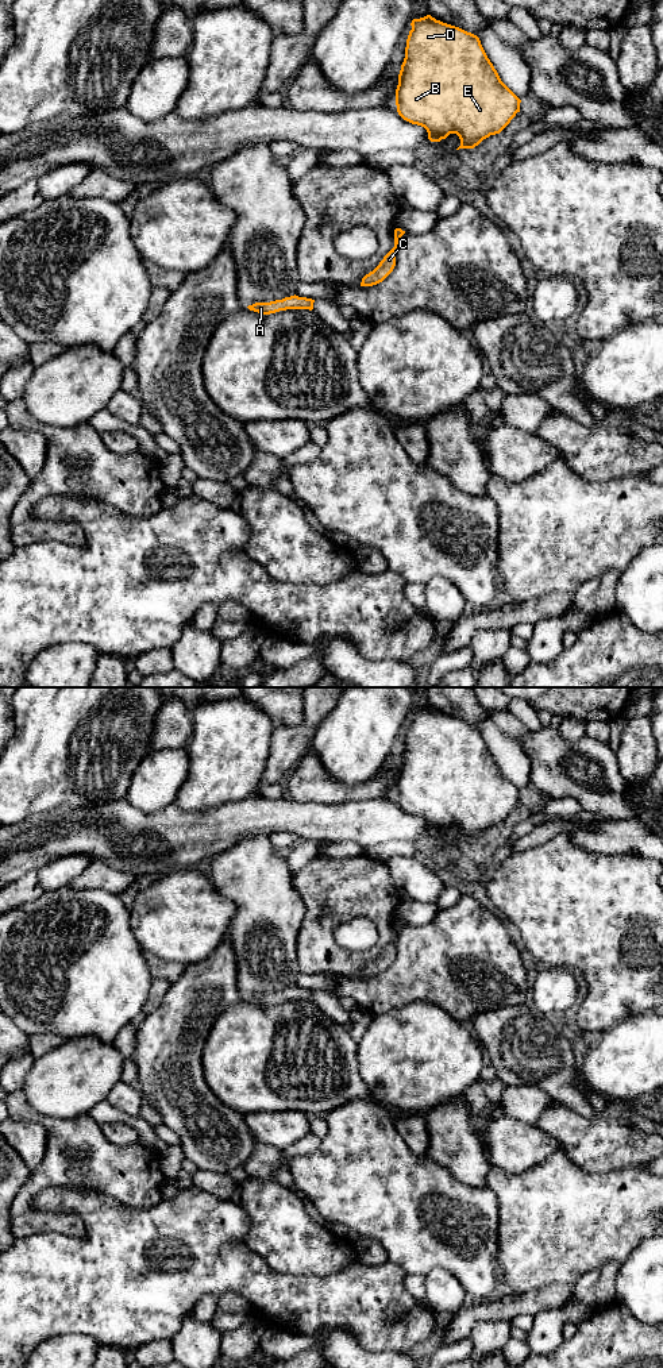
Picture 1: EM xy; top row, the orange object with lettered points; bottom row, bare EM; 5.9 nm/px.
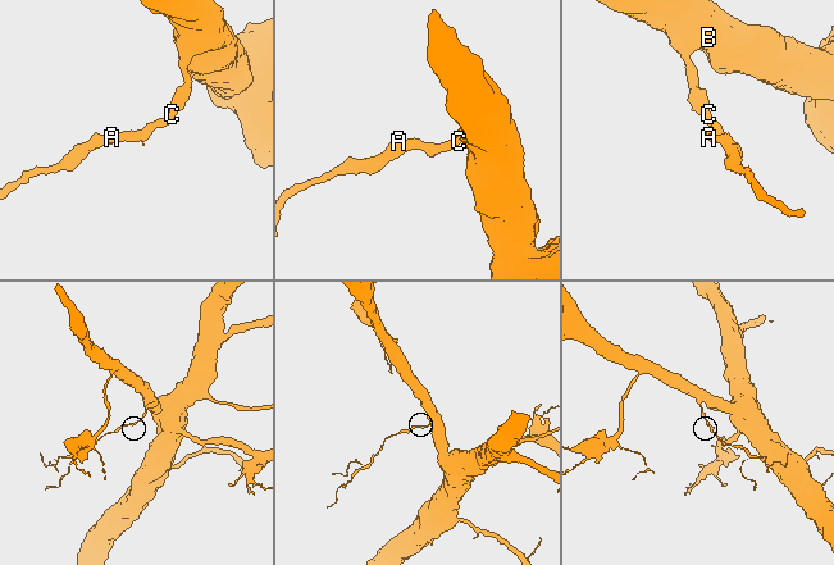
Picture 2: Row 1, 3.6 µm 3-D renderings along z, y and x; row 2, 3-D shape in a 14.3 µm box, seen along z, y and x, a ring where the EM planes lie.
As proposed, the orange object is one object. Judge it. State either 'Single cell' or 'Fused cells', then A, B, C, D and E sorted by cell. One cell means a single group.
Single cell. Groups: A B C D E

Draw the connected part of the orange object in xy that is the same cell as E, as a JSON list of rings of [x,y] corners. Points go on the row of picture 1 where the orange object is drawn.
[[[431,15],[413,19],[410,26],[396,89],[398,115],[412,124],[424,127],[431,142],[440,142],[450,134],[456,134],[460,139],[460,146],[456,150],[474,149],[490,135],[500,134],[520,112],[521,100],[501,81],[479,38],[459,27],[436,20]]]

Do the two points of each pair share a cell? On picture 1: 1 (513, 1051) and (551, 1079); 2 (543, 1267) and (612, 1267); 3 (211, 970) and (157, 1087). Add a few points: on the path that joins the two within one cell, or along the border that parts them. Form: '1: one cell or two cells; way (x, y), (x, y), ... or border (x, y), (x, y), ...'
1: one cell; way (523, 1051), (542, 1070)
2: two cells; border (620, 1261), (605, 1261), (585, 1272), (573, 1284)
3: one cell; way (196, 1000), (170, 1040), (169, 1058)

